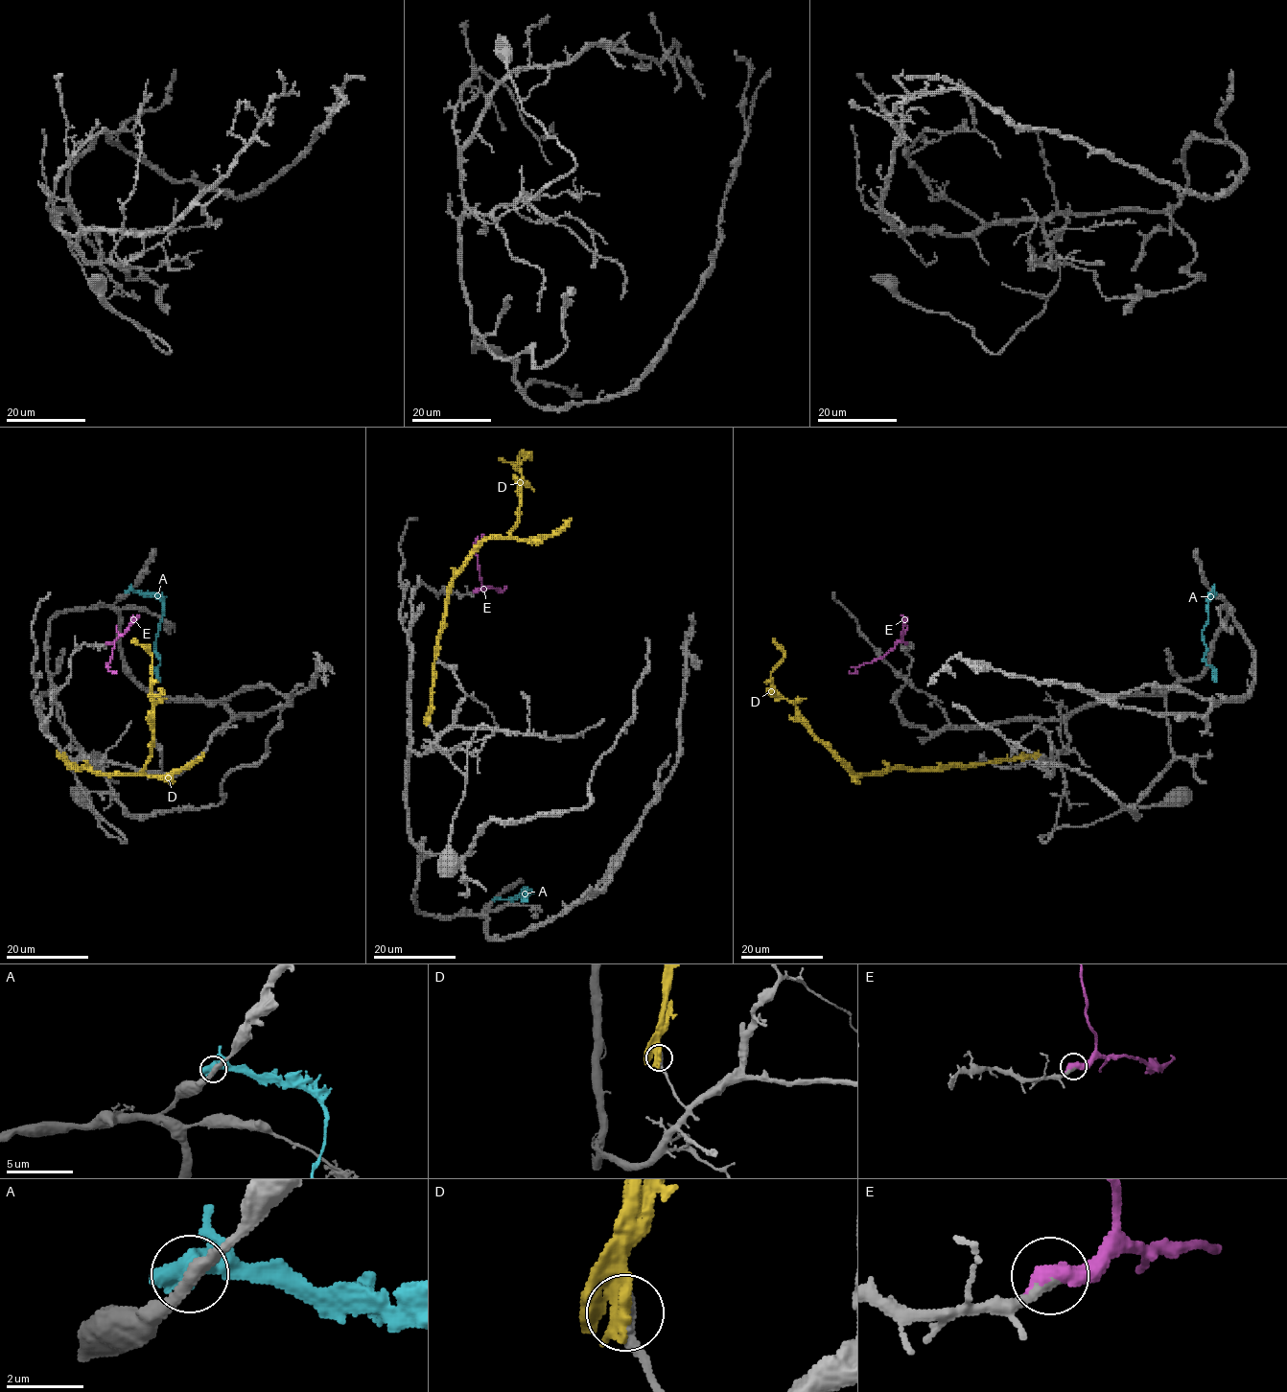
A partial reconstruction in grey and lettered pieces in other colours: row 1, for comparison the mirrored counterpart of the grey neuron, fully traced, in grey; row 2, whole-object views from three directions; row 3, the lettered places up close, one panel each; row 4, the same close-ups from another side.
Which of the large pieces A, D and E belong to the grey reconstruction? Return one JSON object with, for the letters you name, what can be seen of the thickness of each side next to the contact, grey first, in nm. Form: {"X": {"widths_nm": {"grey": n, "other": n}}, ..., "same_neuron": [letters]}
{"E": {"widths_nm": {"grey": 360, "other": 600}}, "same_neuron": ["E"]}

